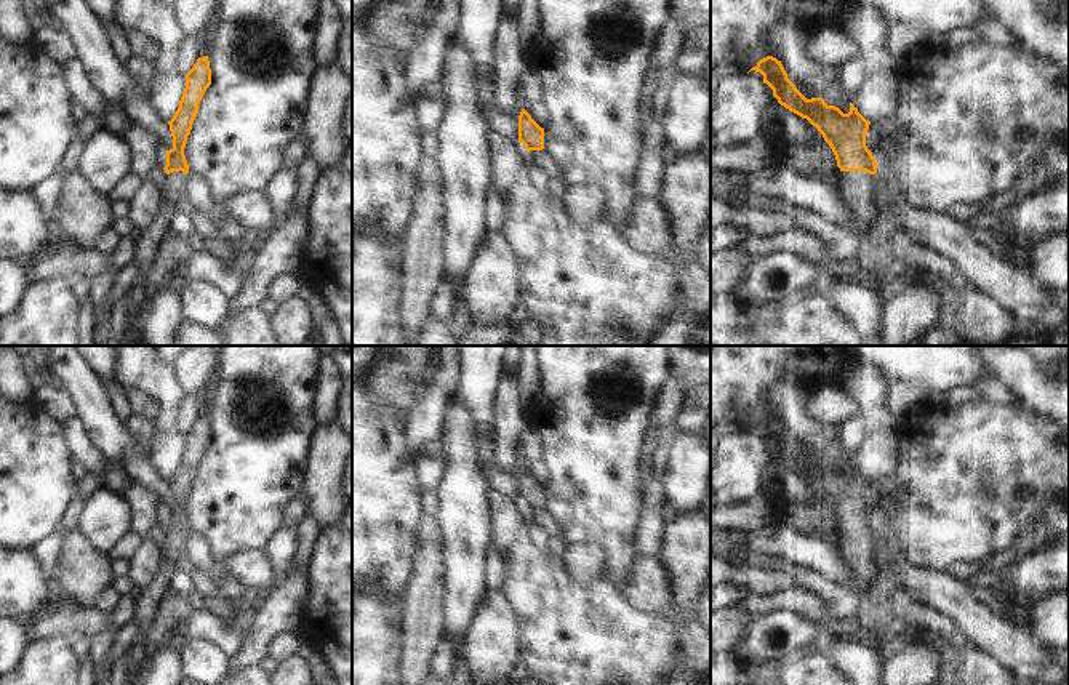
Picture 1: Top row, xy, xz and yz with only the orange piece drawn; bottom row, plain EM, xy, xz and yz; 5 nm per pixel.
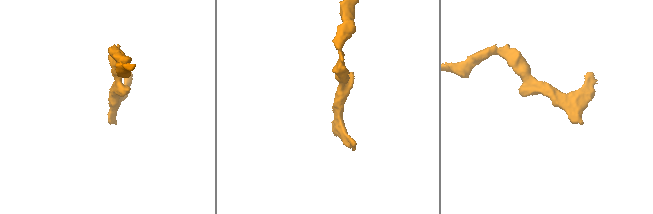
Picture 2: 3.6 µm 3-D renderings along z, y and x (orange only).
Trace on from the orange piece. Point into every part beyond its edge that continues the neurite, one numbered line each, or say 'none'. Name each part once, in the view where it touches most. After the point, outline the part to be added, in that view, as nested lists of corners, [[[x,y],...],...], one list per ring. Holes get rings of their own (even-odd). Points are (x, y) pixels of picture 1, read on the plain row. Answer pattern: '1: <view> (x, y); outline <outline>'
1: yz (856, 546); outline [[[842,530],[839,541],[843,563],[874,584],[879,573],[874,560],[875,533],[866,530]]]

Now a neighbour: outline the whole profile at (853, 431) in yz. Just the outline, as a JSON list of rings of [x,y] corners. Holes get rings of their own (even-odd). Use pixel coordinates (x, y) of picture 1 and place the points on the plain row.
[[[863,411],[850,416],[845,423],[842,423],[839,434],[845,450],[850,455],[855,455],[867,434],[867,423]]]

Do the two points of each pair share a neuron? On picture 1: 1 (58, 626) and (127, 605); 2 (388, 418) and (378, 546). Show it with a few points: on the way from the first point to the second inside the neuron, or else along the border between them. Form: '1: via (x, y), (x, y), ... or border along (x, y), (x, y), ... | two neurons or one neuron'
1: via (76, 620), (109, 620) | one neuron
2: via (378, 450), (378, 514) | one neuron

